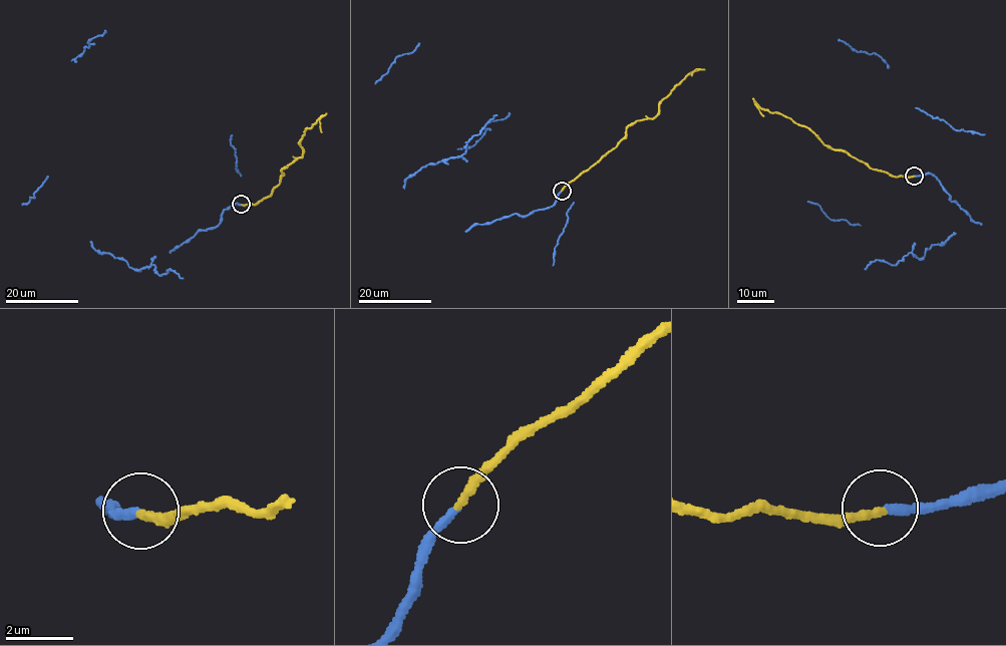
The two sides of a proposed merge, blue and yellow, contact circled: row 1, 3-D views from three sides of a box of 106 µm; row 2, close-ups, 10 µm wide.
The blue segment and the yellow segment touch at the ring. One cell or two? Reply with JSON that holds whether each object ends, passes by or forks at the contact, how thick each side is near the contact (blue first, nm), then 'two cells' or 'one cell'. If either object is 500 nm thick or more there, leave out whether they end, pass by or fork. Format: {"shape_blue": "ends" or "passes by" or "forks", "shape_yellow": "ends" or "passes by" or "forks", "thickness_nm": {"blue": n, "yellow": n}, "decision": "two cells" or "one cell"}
{"shape_blue": "ends", "shape_yellow": "ends", "thickness_nm": {"blue": 240, "yellow": 280}, "decision": "two cells"}

